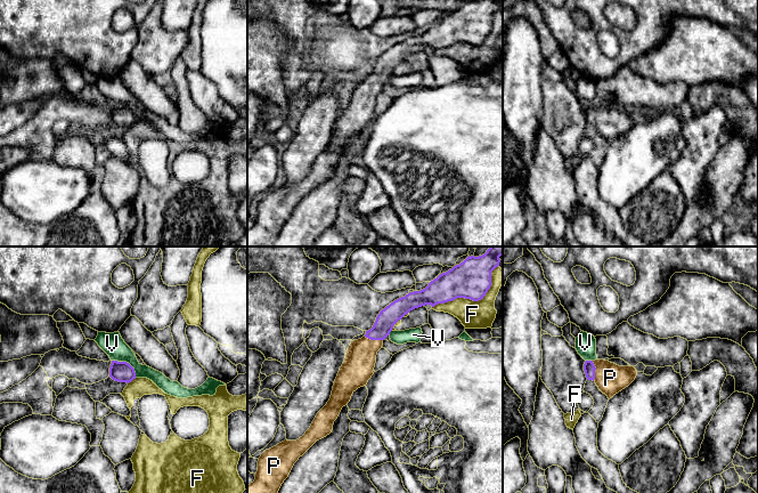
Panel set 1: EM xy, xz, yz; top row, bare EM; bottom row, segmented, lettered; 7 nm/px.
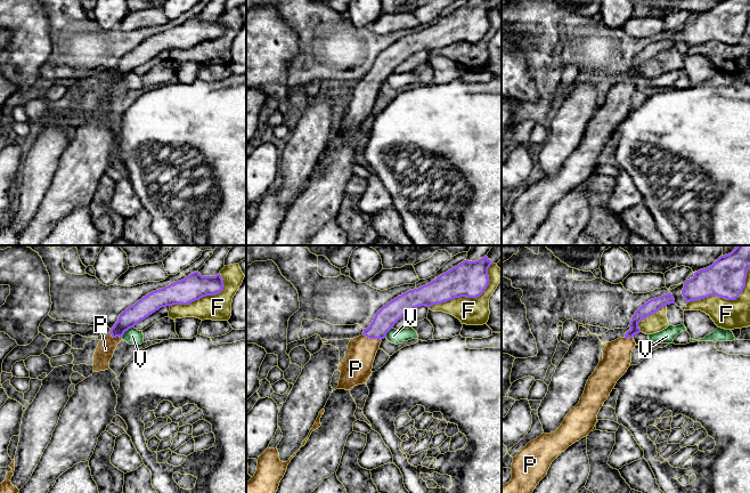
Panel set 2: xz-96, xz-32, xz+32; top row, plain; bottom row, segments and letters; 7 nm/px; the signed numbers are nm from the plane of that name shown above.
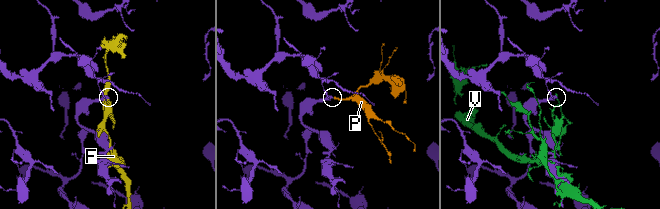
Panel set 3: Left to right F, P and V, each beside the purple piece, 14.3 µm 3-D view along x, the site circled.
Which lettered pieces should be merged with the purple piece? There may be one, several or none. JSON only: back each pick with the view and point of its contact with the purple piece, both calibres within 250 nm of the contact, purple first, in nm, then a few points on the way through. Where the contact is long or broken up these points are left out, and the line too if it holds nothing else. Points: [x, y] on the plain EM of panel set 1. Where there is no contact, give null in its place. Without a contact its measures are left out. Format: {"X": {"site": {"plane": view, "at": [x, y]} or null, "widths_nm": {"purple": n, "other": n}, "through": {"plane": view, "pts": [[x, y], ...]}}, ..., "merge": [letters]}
{"P": {"site": {"plane": "yz", "at": [594, 115]}, "widths_nm": {"purple": 80, "other": 220}, "through": {"plane": "yz", "pts": [[589, 113], [594, 115], [601, 115], [610, 122]]}}, "merge": ["P"]}

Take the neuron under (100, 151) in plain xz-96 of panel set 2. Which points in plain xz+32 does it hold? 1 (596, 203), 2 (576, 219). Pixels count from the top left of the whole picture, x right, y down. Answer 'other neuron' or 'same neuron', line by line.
1: other neuron
2: same neuron

